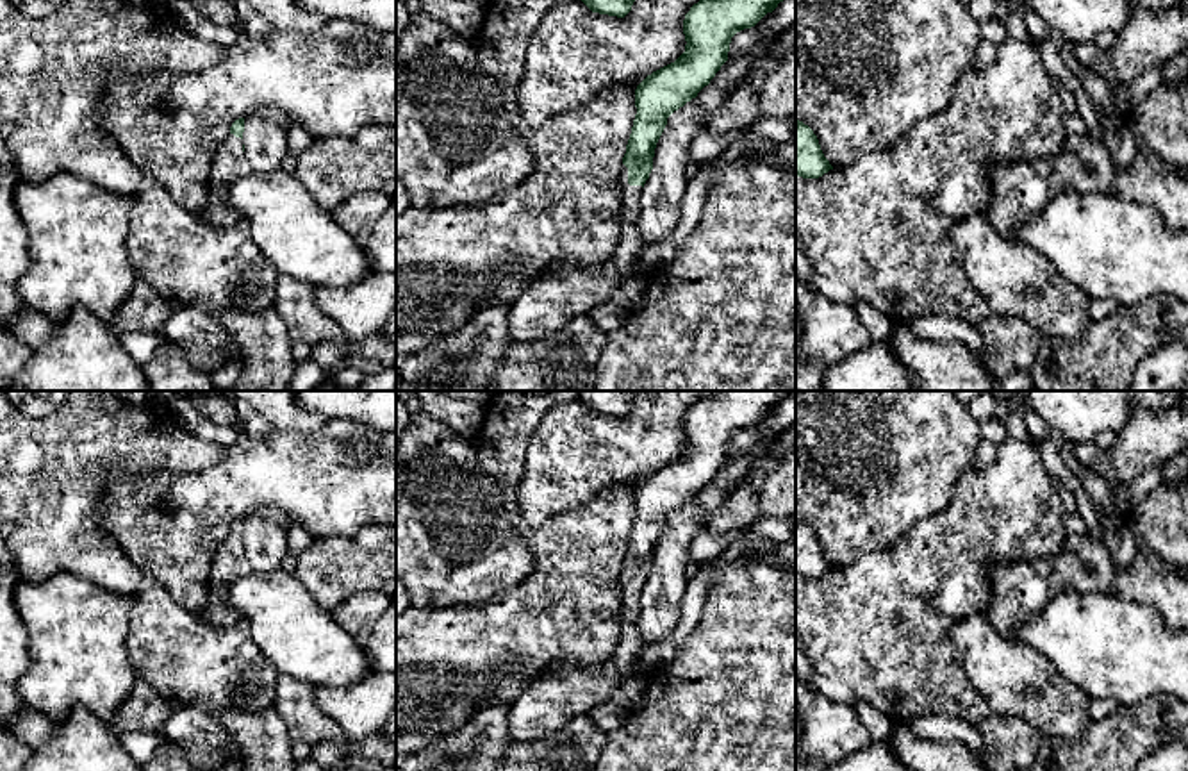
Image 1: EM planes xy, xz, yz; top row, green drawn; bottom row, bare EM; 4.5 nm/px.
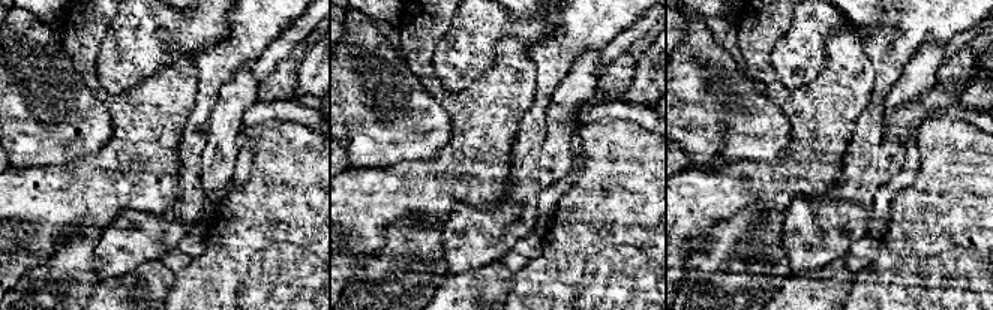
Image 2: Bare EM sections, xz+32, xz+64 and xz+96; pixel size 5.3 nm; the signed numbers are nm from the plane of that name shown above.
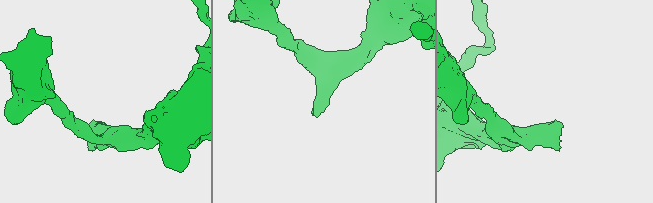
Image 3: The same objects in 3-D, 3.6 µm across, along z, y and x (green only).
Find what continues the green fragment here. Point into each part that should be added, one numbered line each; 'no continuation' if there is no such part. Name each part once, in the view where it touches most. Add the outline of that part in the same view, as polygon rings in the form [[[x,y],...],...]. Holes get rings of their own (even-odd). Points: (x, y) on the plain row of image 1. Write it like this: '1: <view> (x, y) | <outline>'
1: xz (564, 691) | [[[628,568],[621,569],[621,642],[614,655],[590,667],[557,662],[526,687],[510,705],[508,732],[514,742],[532,742],[565,726],[576,716],[612,700],[617,687],[635,667],[646,644],[637,619],[642,585],[628,584]]]

